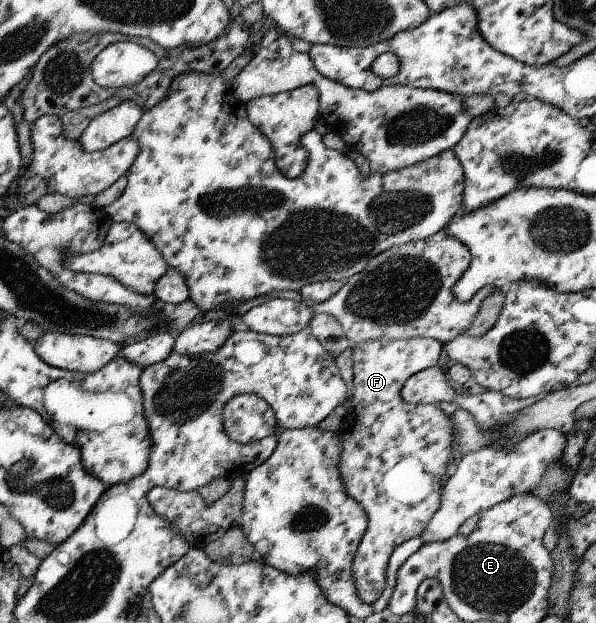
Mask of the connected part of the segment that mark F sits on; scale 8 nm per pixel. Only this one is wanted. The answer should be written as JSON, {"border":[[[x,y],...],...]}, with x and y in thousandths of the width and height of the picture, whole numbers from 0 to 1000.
{"border":[[[701,541],[592,552],[592,636],[577,684],[567,692],[576,717],[569,753],[581,795],[609,811],[619,833],[592,904],[601,955],[619,970],[631,965],[646,944],[646,920],[658,886],[673,872],[705,860],[738,814],[742,766],[755,746],[760,698],[765,701],[758,671],[732,648],[681,647],[673,624],[688,604],[733,586],[743,555],[735,546]]]}

